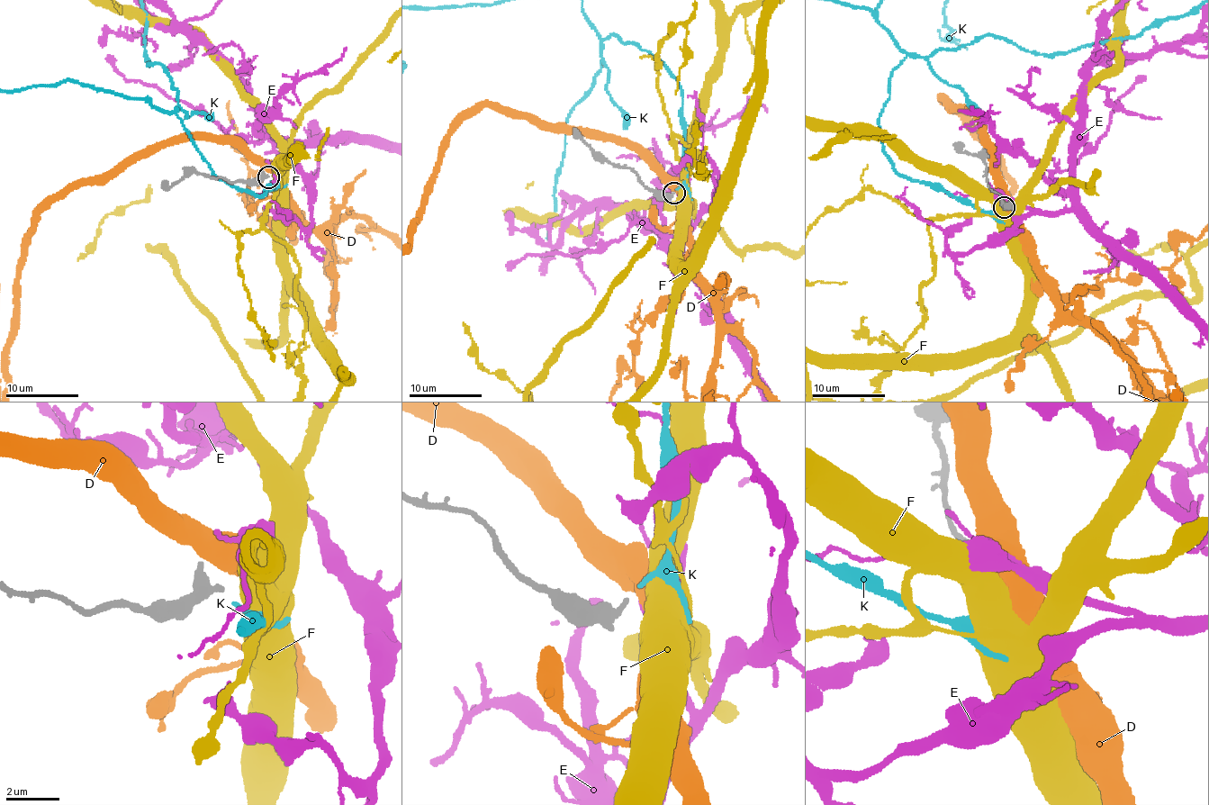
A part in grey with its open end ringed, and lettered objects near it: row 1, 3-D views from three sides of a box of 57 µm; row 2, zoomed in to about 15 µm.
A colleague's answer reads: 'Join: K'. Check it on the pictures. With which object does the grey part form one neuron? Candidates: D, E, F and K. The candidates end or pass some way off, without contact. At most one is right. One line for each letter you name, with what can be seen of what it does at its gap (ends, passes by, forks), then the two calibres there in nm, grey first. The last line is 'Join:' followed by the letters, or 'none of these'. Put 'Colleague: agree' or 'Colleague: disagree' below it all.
K: it ends | 280/150 nm
Join: K
Colleague: agree

